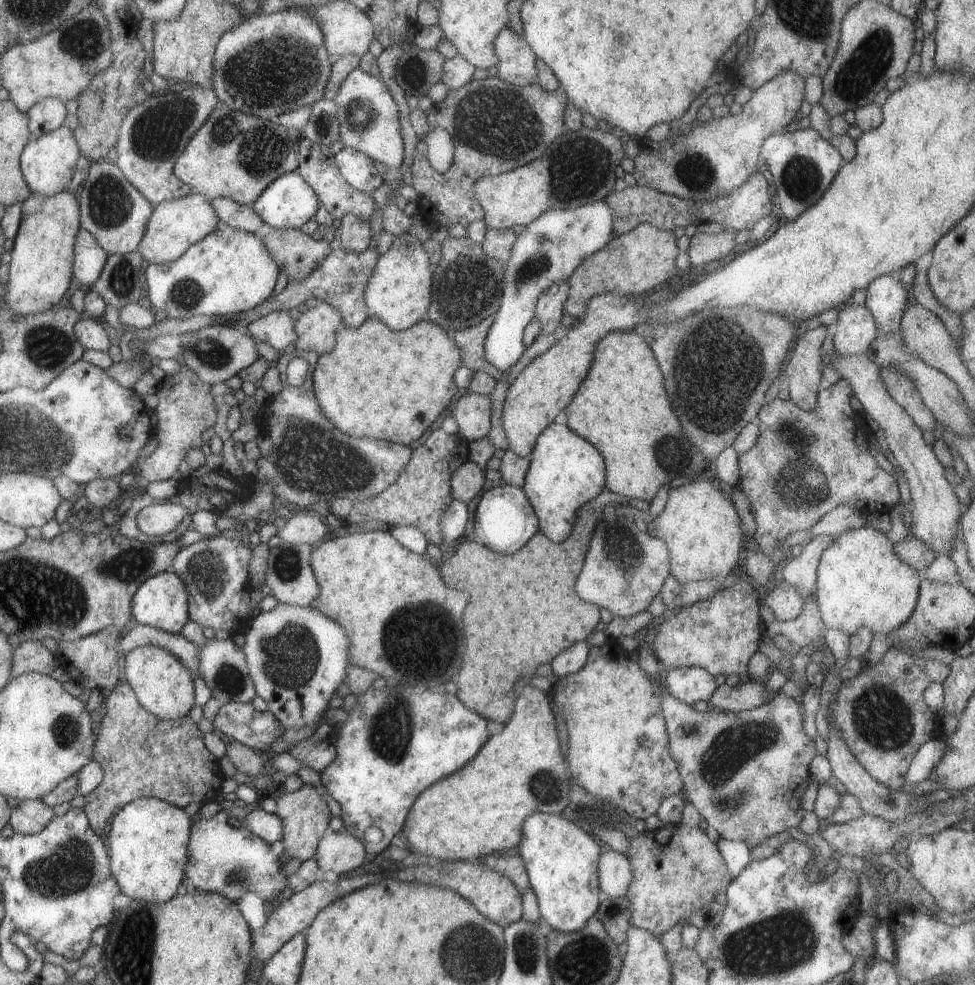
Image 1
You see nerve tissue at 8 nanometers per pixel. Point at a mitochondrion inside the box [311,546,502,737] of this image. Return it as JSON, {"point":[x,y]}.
{"point":[418,623]}

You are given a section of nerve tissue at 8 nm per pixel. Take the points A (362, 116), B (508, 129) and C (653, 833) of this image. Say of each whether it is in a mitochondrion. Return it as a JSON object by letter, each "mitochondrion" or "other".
{"A":"mitochondrion","B":"mitochondrion","C":"other"}

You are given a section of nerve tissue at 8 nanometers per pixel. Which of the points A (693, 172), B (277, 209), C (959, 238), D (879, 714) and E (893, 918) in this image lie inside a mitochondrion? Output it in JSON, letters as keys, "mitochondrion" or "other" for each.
{"A":"mitochondrion","B":"other","C":"other","D":"mitochondrion","E":"other"}

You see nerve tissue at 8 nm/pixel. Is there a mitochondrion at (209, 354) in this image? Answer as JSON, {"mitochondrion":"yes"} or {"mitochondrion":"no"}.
{"mitochondrion":"yes"}

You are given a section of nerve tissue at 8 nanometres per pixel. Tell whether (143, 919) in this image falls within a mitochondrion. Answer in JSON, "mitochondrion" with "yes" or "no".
{"mitochondrion":"yes"}

